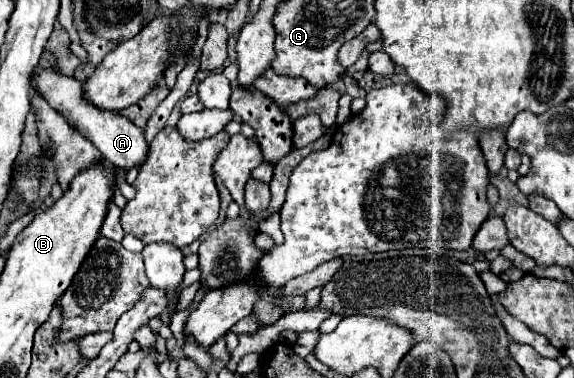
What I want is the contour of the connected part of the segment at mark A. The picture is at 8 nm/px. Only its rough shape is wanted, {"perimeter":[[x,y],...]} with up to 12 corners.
{"perimeter":[[53,69],[32,87],[64,113],[102,157],[126,171],[146,163],[144,131],[83,97],[81,82]]}

